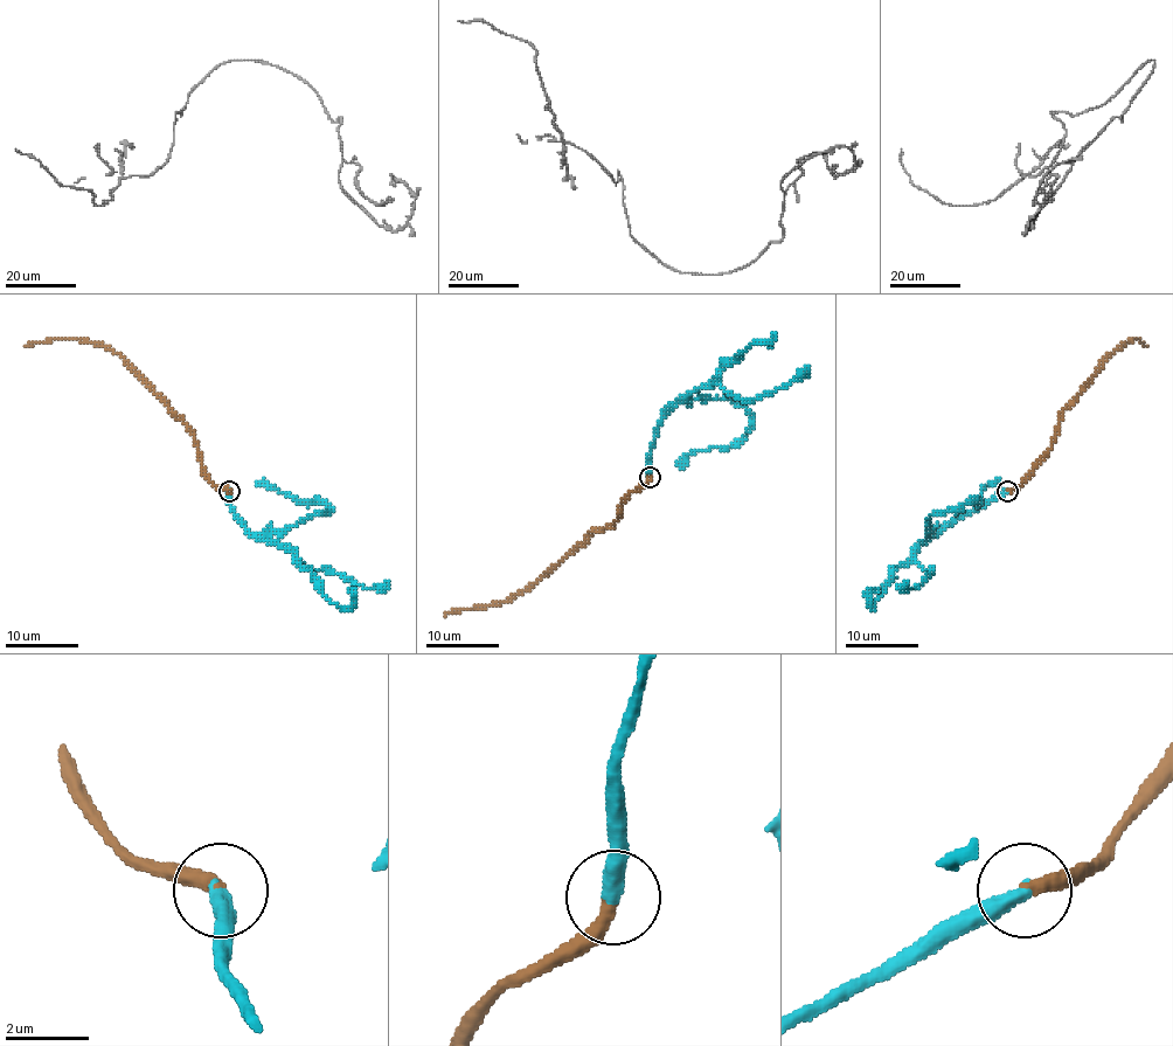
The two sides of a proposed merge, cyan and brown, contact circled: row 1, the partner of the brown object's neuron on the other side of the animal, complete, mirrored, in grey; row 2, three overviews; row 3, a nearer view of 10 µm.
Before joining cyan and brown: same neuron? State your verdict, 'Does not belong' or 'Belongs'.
Belongs

